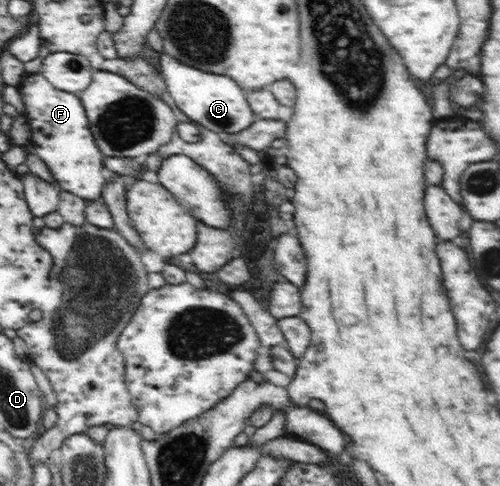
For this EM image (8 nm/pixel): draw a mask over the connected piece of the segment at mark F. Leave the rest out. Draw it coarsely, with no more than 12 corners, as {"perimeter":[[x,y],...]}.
{"perimeter":[[41,72],[17,89],[30,144],[60,190],[99,200],[98,148],[78,94]]}

